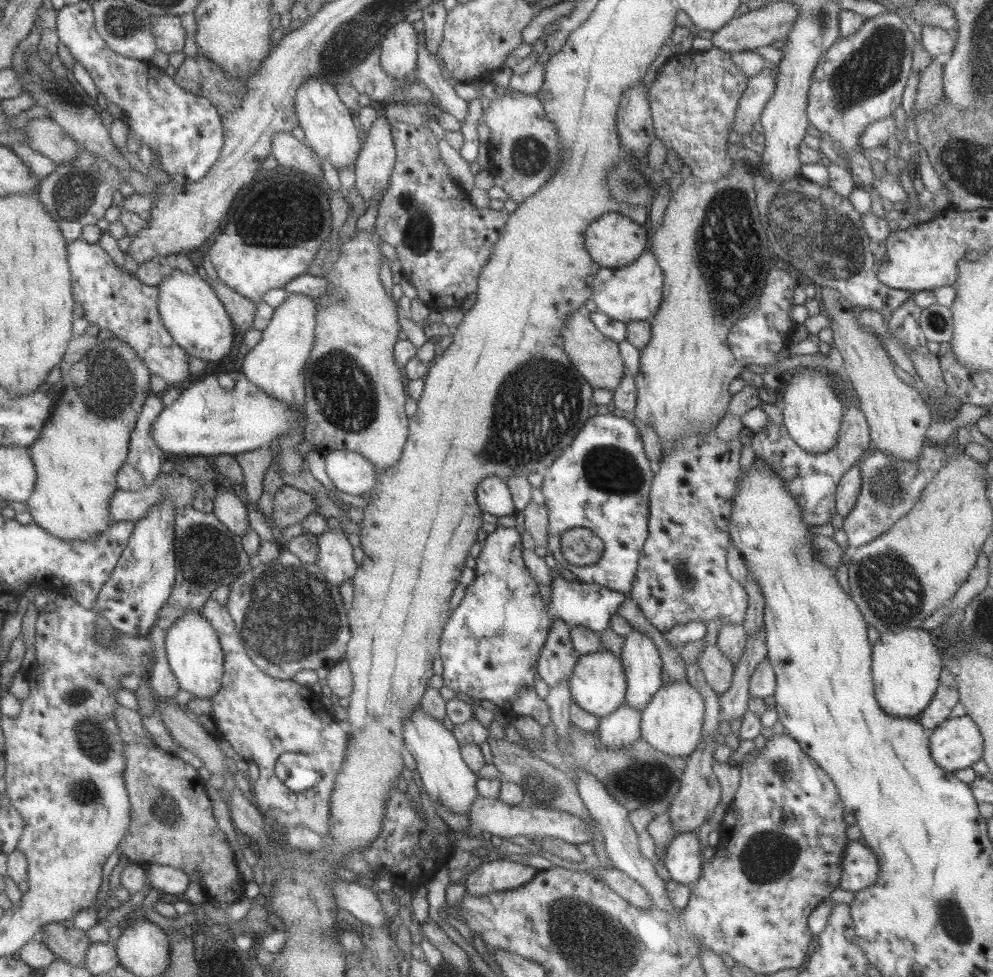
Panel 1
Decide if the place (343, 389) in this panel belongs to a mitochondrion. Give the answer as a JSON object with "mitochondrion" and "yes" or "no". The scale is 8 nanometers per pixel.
{"mitochondrion":"yes"}

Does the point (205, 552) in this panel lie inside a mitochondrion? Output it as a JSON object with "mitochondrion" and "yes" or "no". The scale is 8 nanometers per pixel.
{"mitochondrion":"yes"}

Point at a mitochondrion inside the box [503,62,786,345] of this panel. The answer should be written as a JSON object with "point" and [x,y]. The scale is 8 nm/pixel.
{"point":[729,250]}

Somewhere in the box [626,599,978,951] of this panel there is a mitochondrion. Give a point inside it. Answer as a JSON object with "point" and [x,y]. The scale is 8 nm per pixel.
{"point":[770,855]}

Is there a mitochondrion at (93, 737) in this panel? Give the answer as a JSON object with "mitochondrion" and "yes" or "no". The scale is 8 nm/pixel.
{"mitochondrion":"yes"}

